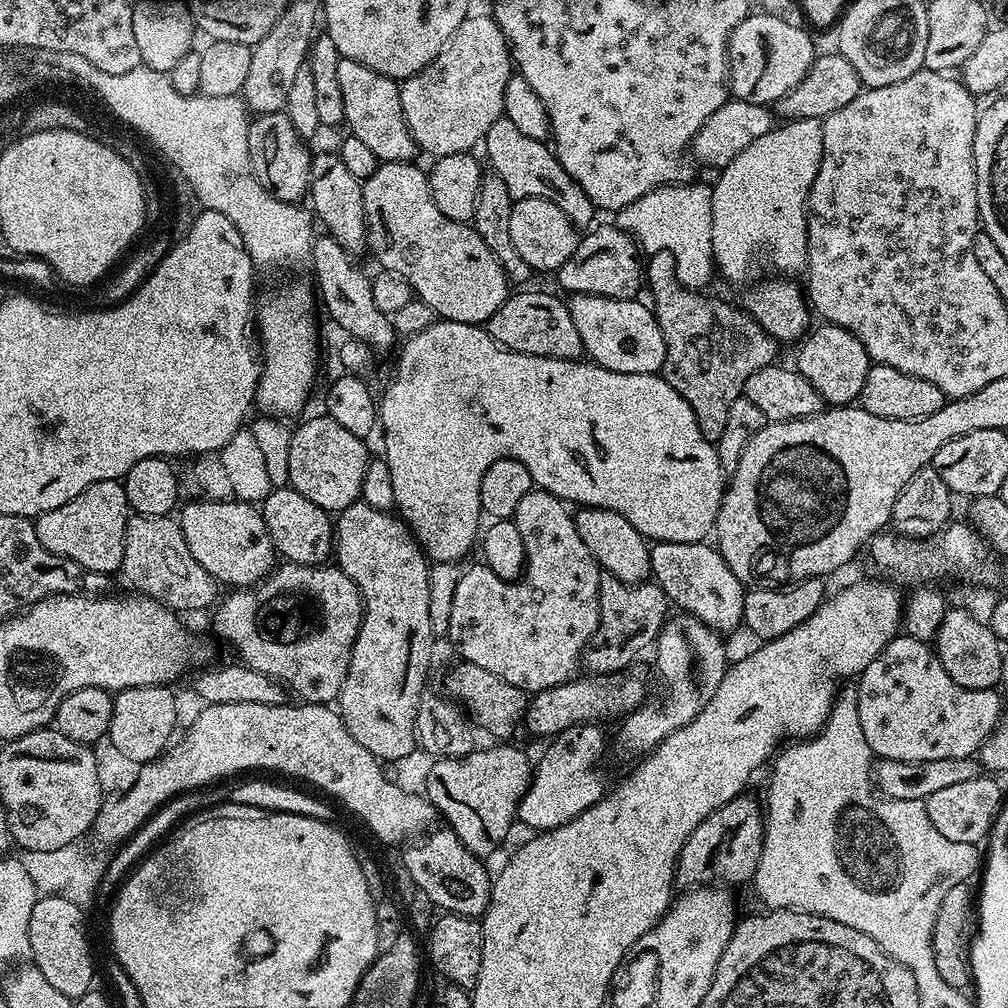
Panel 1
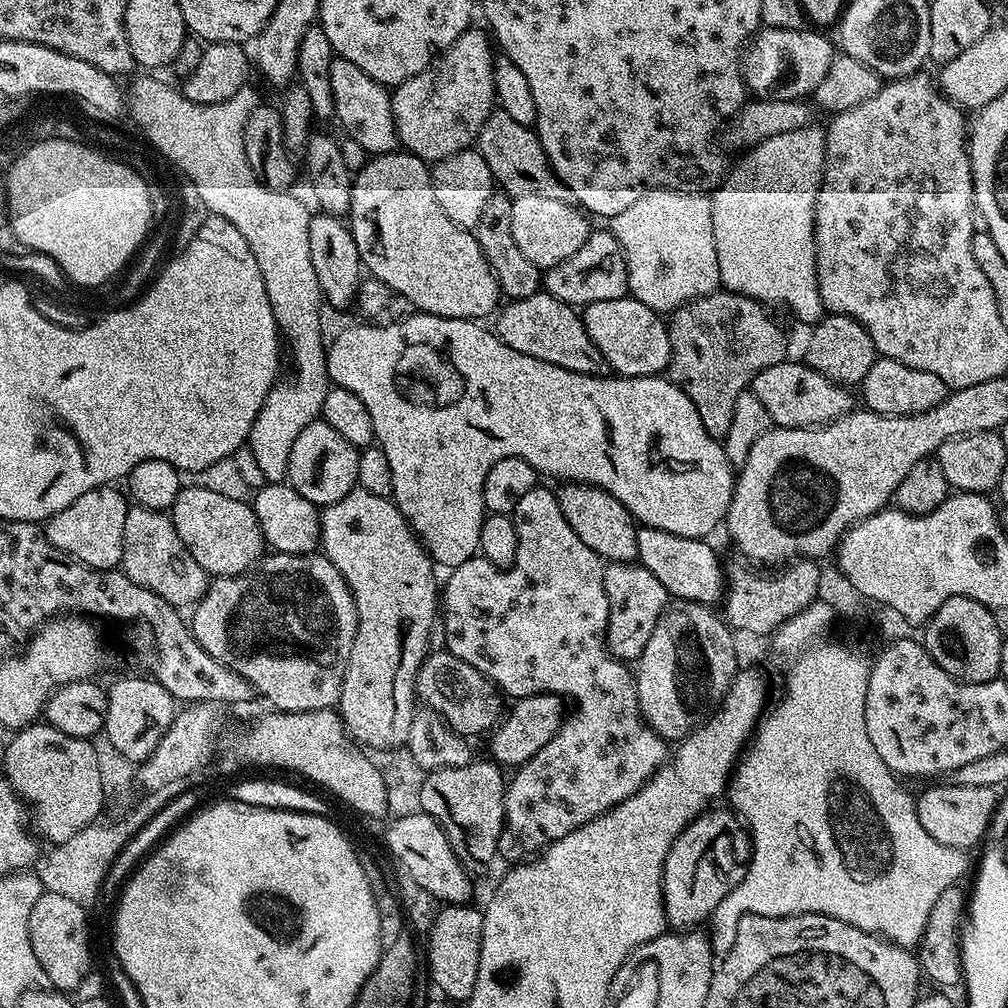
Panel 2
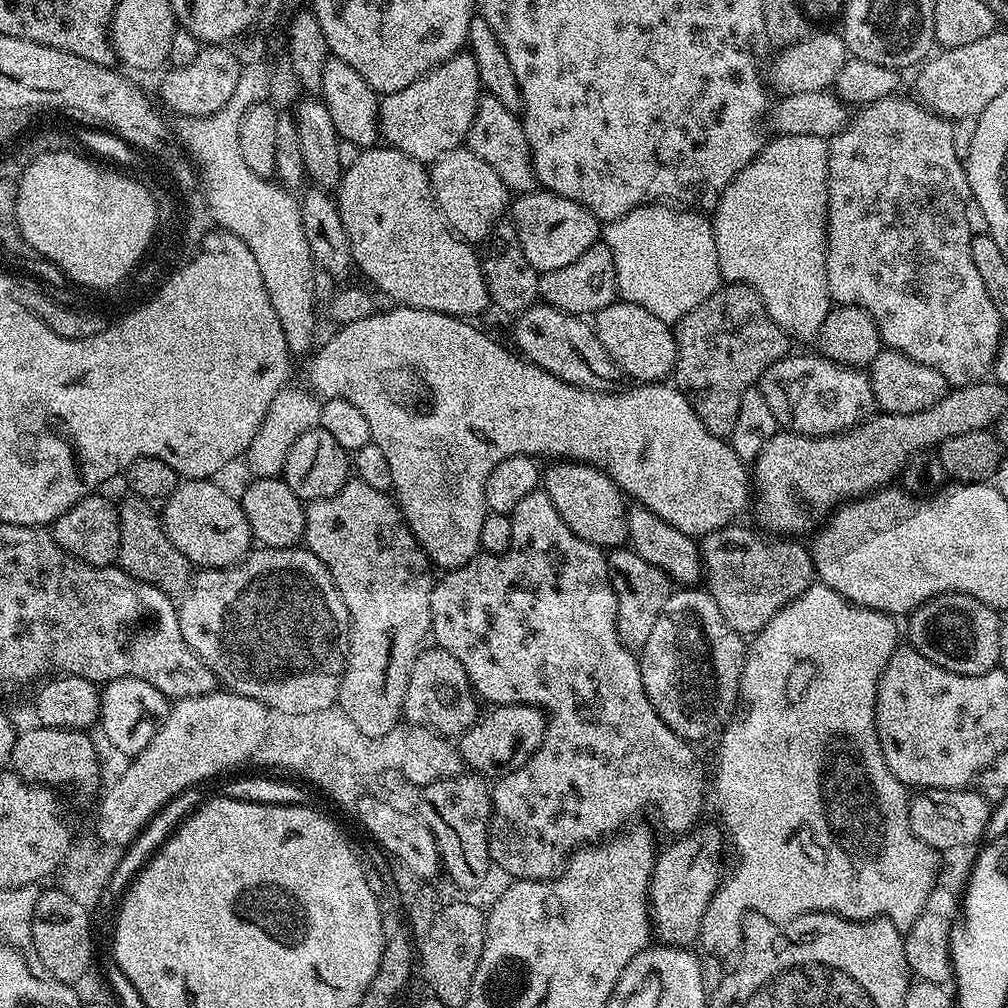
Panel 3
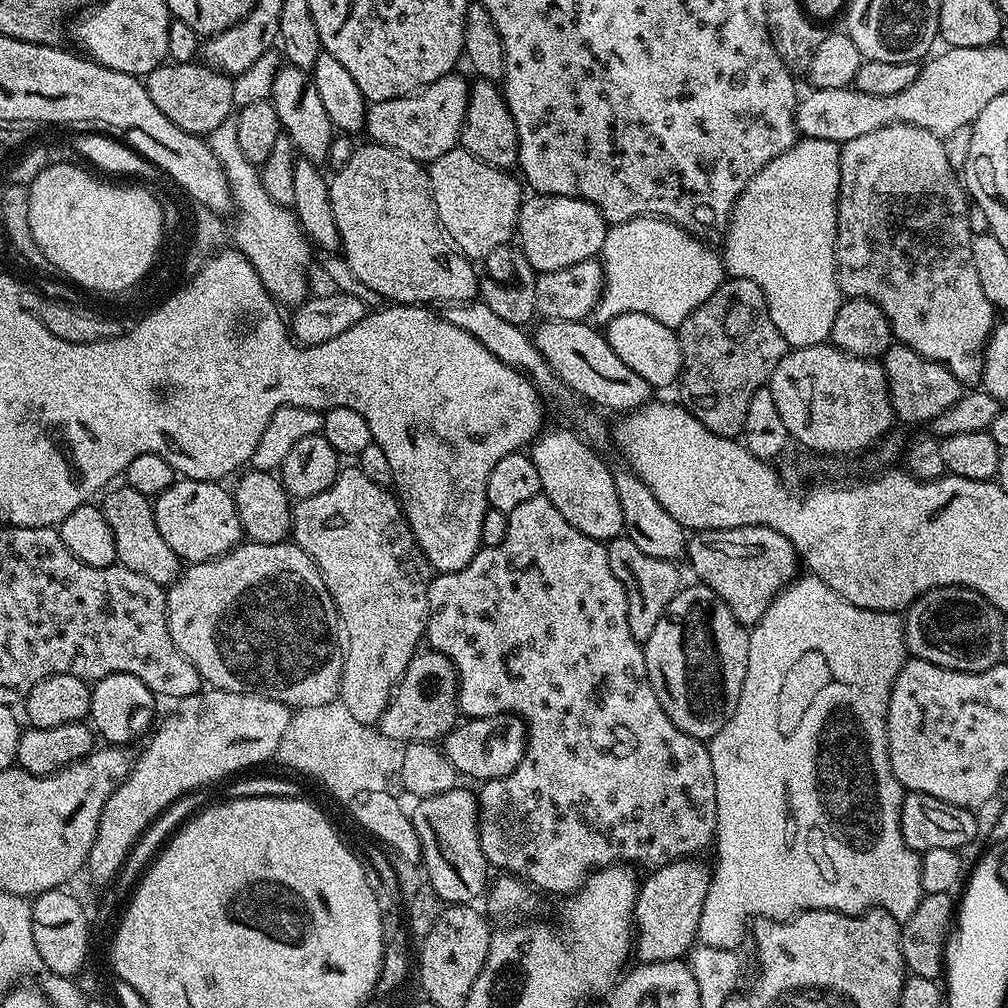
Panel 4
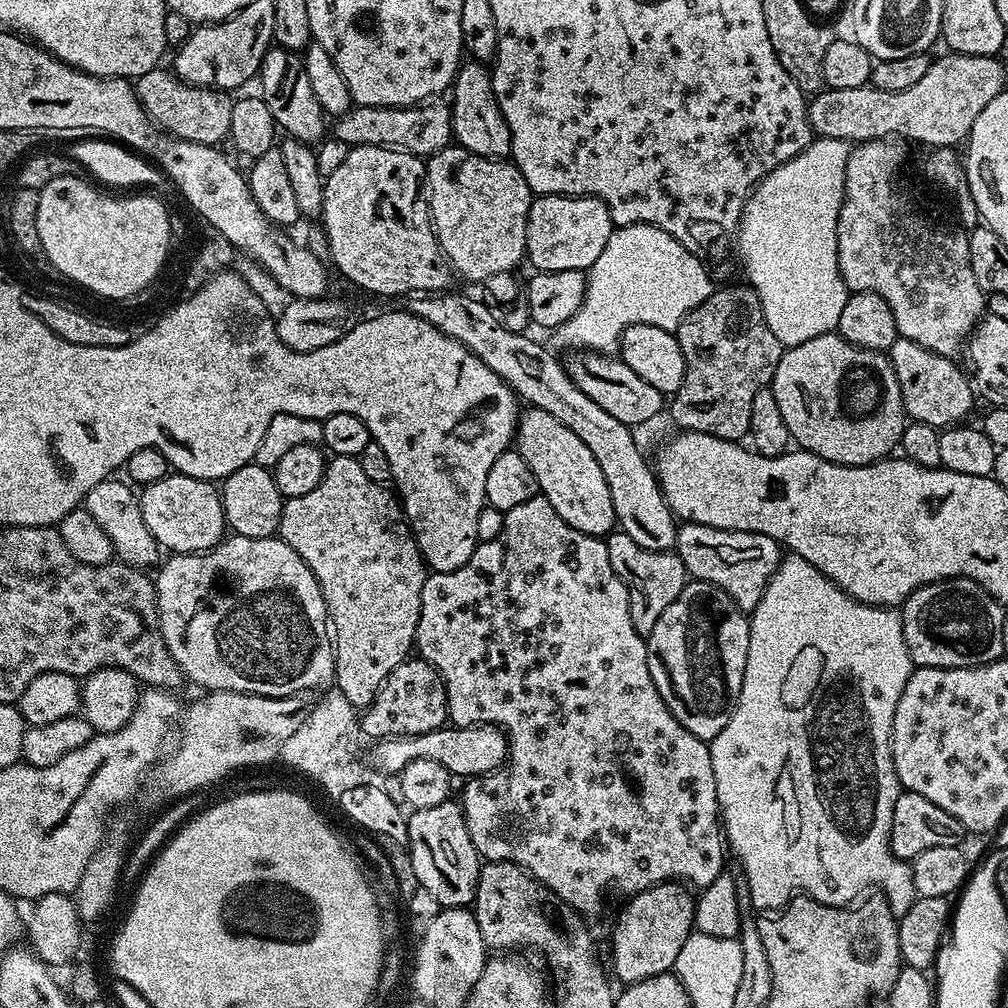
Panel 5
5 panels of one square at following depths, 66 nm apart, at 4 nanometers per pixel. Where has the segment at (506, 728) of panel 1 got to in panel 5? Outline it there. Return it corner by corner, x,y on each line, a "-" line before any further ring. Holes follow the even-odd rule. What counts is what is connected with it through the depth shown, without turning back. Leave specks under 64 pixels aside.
409,658
398,665
359,717
361,733
365,737
373,736
373,741
376,742
402,736
430,734
448,723
446,686
436,667
419,658

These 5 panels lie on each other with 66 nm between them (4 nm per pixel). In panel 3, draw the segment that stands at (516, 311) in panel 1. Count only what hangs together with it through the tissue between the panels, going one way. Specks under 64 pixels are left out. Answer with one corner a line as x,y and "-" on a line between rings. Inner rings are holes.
543,302
533,304
524,312
519,313
515,320
512,328
515,342
513,345
521,355
527,357
533,364
546,369
555,377
562,378
568,384
582,386
584,389
593,389
595,392
610,392
617,389
619,385
617,382
622,378
620,368
606,354
605,347
598,340
595,327
589,321
560,311
556,307
550,307

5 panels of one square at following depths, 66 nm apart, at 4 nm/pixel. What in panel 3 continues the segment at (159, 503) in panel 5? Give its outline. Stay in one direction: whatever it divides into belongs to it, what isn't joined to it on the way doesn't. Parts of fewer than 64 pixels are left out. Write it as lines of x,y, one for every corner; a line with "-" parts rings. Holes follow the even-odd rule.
211,479
177,483
174,494
163,501
162,508
164,533
197,569
230,568
239,564
253,547
250,522
246,522
239,499

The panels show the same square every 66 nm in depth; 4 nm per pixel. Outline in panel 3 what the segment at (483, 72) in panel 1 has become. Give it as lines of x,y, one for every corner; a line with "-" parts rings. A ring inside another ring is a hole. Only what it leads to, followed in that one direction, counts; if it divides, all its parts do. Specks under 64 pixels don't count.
461,50
422,78
380,100
380,134
391,147
421,162
442,158
467,141
482,85
472,53

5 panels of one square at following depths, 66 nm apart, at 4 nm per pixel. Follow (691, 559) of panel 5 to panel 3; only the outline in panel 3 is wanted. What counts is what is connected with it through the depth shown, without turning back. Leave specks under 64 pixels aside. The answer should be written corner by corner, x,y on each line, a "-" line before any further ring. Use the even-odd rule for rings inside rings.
736,527
719,528
717,532
709,532
699,541
702,576
706,581
706,591
714,598
714,602
718,602
722,618
726,618
726,626
730,626
745,638
752,638
767,626
774,614
781,612
787,604
794,602
794,598
798,598
812,585
817,579
816,567
811,551
805,545
803,548
799,539
773,538
755,527

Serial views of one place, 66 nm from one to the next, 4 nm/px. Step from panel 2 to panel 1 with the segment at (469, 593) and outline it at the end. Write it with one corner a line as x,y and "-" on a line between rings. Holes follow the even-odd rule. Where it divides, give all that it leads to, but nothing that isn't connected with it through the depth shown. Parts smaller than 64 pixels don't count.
533,488
519,499
512,519
522,536
525,567
519,580
503,580
493,572
461,571
451,607
447,639
452,639
461,661
482,666
498,674
510,686
529,694
564,684
577,675
576,659
589,647
600,625
600,577
602,569
586,550
579,537
575,519
567,505
544,489
-
595,723
567,728
549,743
552,745
541,754
540,761
535,761
528,793
520,799
519,823
536,828
532,830
537,833
548,832
570,822
606,795
606,787
596,769
596,763
604,752
604,732
600,728
603,727

